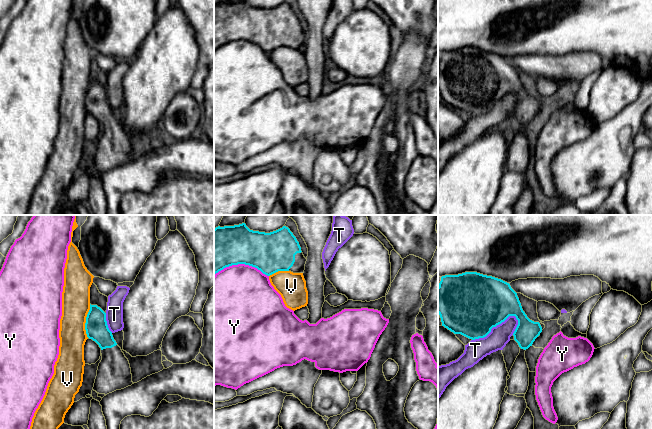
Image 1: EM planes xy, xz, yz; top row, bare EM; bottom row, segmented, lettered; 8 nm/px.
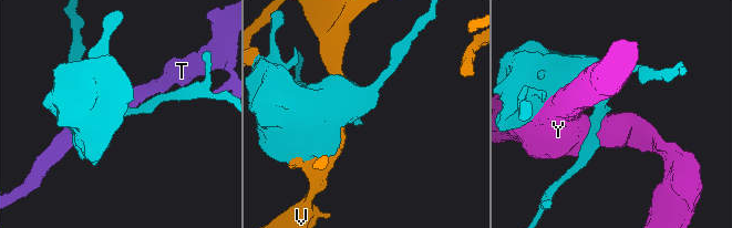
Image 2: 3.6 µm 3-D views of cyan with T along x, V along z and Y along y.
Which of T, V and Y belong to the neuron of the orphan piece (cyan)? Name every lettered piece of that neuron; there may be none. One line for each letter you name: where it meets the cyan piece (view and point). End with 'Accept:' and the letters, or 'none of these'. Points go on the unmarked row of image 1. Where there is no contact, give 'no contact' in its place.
Accept: none of these

